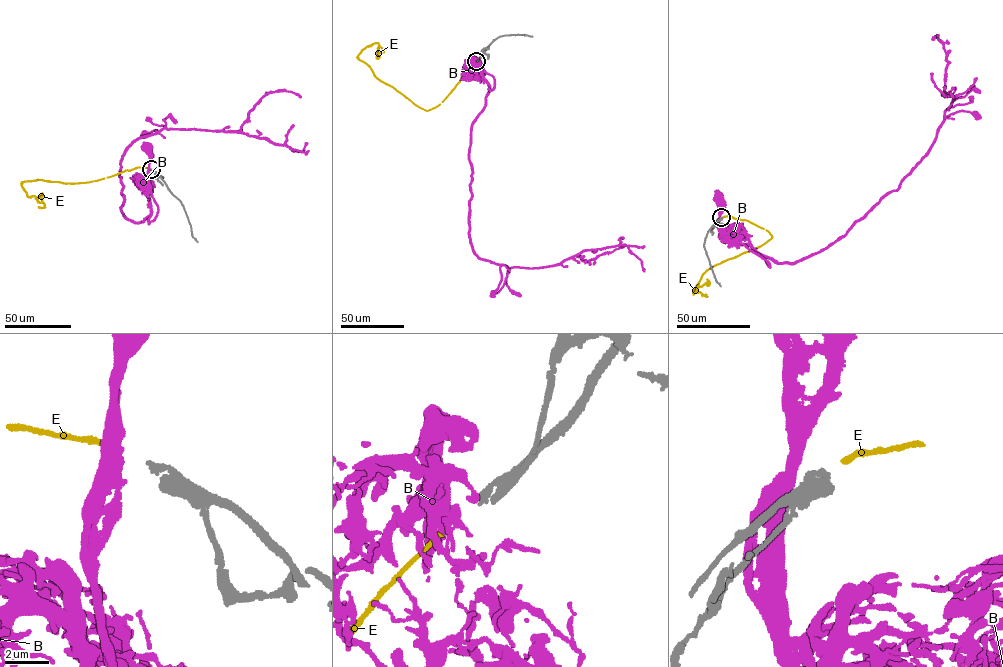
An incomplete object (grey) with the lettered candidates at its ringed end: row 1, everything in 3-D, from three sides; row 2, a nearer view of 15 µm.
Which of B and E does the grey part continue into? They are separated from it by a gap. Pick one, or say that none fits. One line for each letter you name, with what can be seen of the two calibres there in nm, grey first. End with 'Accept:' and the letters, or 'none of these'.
E: Thickness 280 nm (grey) against 220 nm
Accept: E

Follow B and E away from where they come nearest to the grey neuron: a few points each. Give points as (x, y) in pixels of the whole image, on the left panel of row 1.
B: (149, 167), (148, 147)
E: (149, 168), (137, 167), (83, 183), (39, 179), (22, 182), (27, 195), (42, 201), (42, 195), (38, 198)

